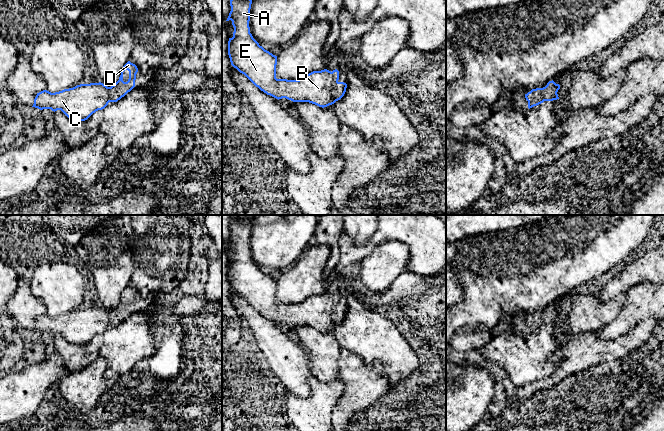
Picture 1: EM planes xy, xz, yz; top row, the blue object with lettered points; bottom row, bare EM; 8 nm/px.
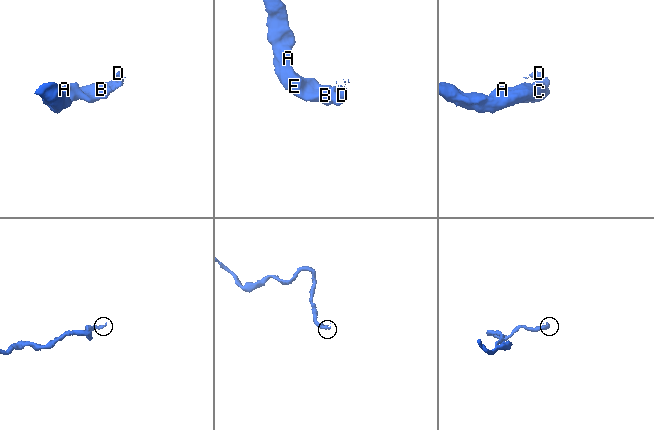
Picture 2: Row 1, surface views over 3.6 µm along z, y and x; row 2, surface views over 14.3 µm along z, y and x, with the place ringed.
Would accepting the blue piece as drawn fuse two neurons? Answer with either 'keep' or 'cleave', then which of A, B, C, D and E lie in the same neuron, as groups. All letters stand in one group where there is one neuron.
keep | A B C D E

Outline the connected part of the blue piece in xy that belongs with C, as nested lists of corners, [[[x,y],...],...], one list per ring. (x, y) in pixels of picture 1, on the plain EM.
[[[128,285],[122,292],[119,304],[107,311],[103,307],[80,308],[73,312],[51,317],[37,317],[32,331],[61,334],[69,343],[85,345],[93,337],[104,333],[109,326],[117,326],[135,311],[138,292]]]

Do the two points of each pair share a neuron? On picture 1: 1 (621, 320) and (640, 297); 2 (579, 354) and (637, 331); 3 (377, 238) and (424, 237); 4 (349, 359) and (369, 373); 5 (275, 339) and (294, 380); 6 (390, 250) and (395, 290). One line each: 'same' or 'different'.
1: same
2: same
3: same
4: same
5: same
6: different

